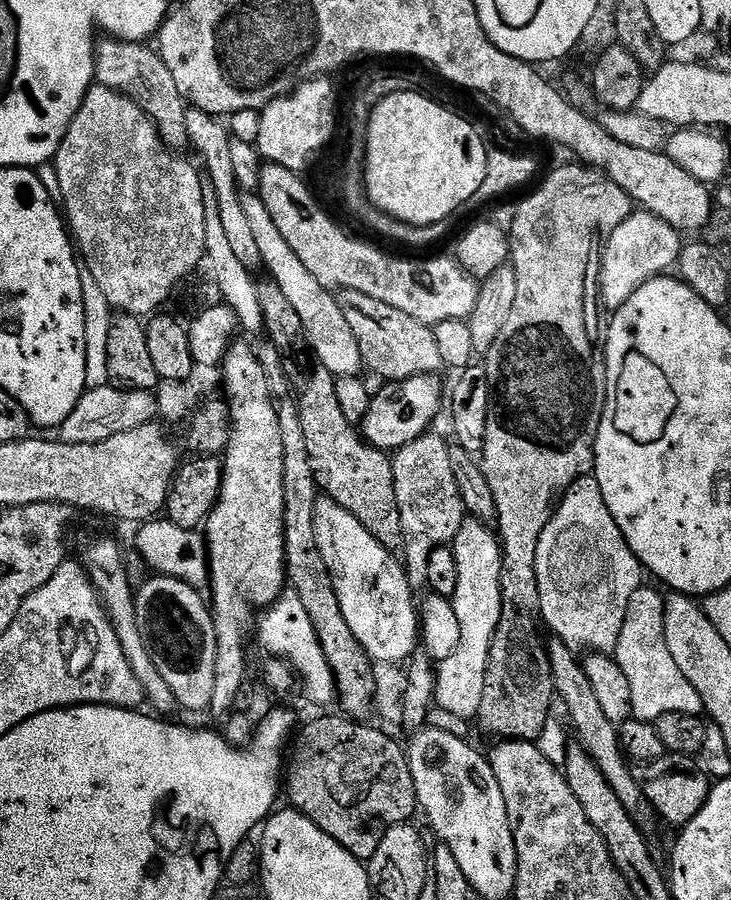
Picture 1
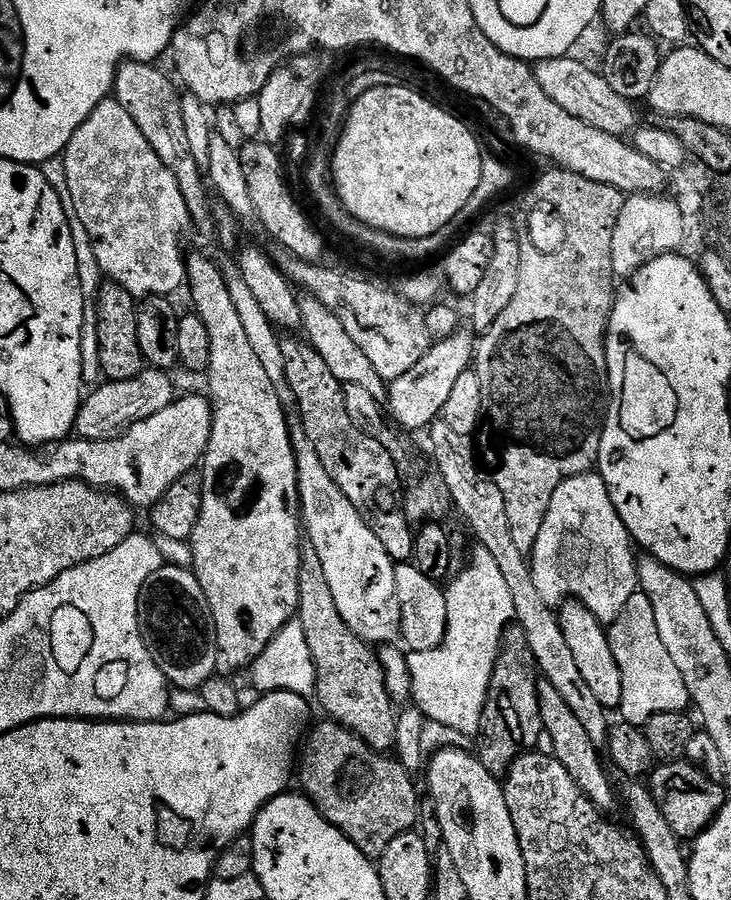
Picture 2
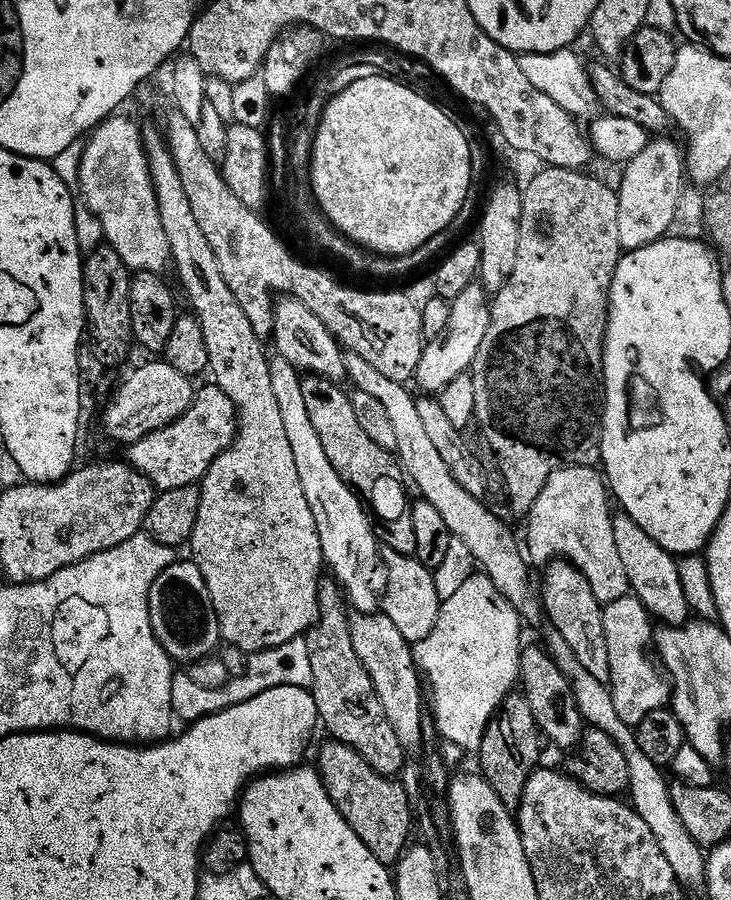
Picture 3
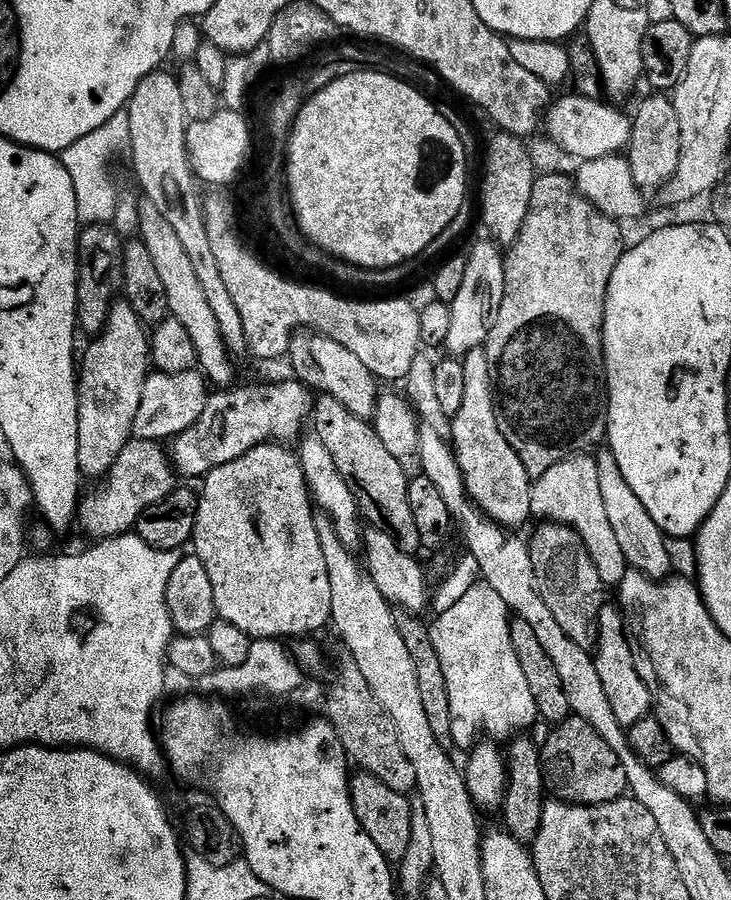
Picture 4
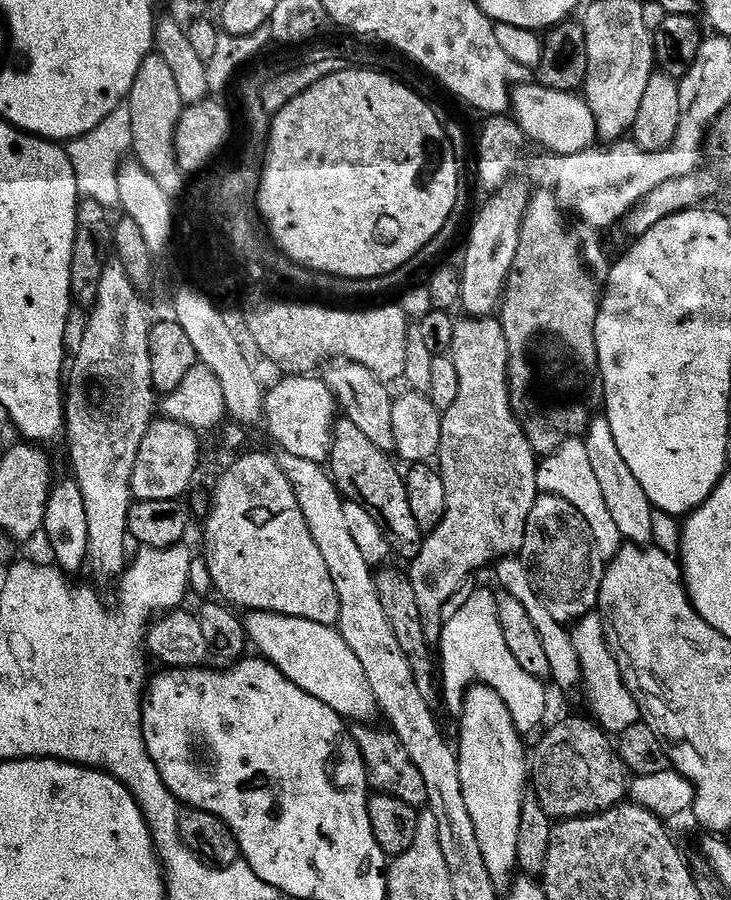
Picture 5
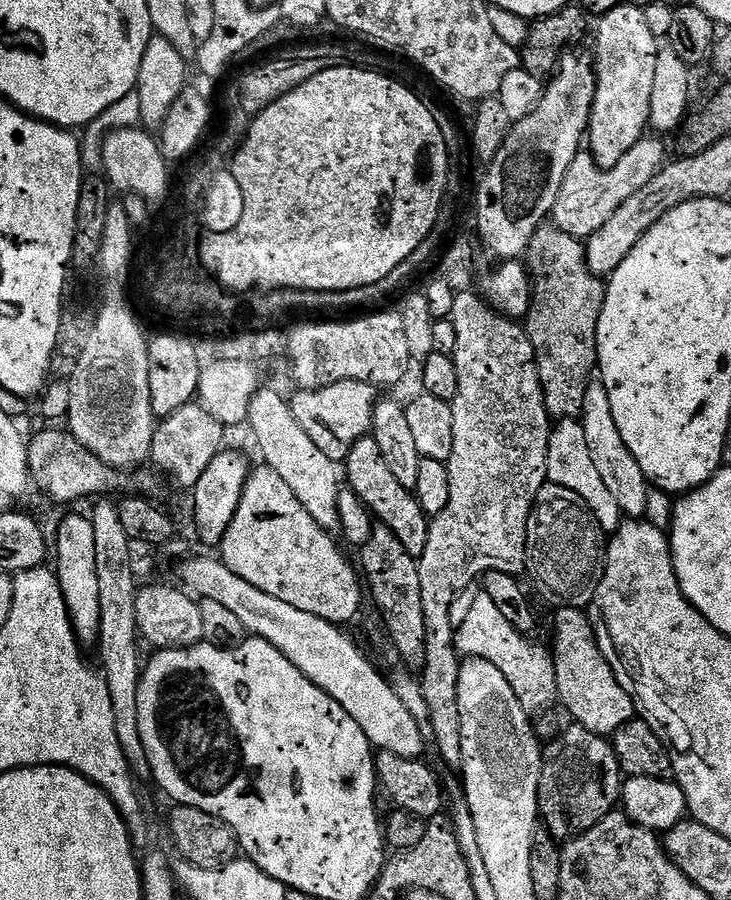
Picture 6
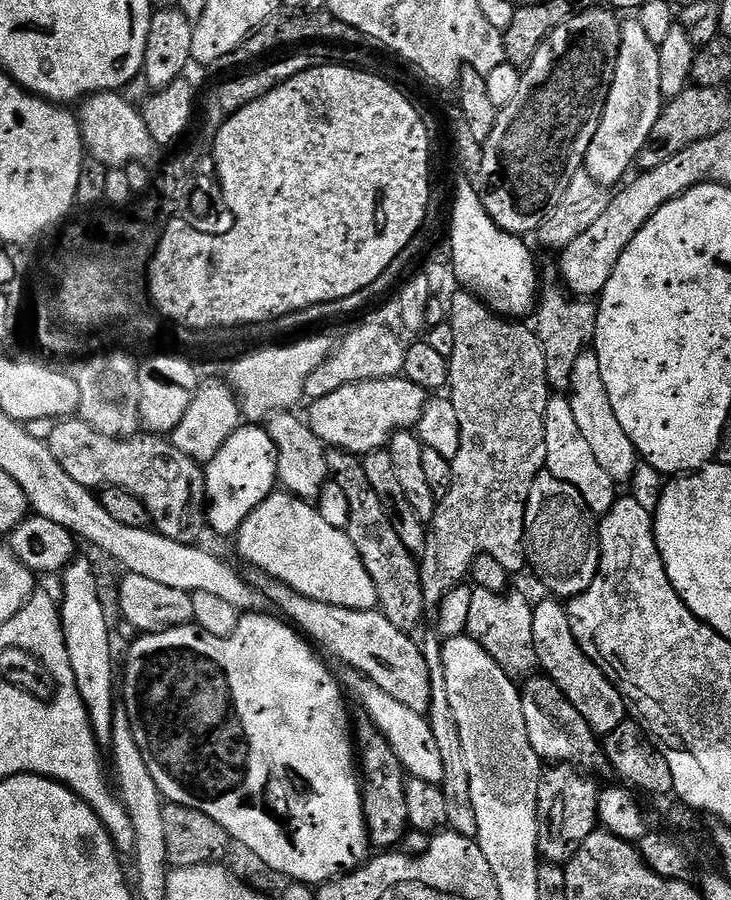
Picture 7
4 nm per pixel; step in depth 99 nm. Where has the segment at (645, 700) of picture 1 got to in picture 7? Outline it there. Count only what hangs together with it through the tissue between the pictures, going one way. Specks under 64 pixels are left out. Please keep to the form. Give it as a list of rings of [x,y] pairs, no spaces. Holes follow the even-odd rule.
[[[547,598],[532,609],[534,622],[534,650],[543,675],[555,682],[562,694],[570,698],[574,710],[586,718],[592,731],[597,734],[612,732],[626,718],[626,701],[624,696],[609,682],[606,674],[586,658],[582,646],[574,638],[574,630],[570,630],[570,618],[567,607],[559,599]]]

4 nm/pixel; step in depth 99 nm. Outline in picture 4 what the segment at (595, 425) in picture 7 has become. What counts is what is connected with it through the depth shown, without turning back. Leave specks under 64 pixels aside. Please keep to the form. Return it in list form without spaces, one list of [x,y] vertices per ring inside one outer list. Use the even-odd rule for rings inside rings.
[[[610,450],[601,451],[595,457],[595,461],[598,470],[598,486],[602,486],[602,502],[606,505],[606,518],[610,518],[610,530],[614,530],[614,534],[618,538],[618,546],[622,546],[622,554],[626,554],[629,569],[638,571],[655,582],[669,579],[673,575],[673,570],[670,566],[668,540],[663,530],[650,518],[646,506],[642,506],[642,502],[638,502],[638,496],[634,494],[634,490],[630,490],[626,478],[622,478],[622,470],[618,470],[618,462],[614,458],[614,454]]]

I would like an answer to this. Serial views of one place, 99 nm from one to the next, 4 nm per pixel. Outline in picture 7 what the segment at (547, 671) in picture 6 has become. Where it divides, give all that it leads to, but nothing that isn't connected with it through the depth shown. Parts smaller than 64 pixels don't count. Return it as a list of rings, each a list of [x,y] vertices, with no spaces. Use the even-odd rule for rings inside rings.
[[[476,588],[470,598],[470,618],[466,632],[508,671],[509,676],[524,678],[535,673],[538,668],[534,650],[533,605],[528,604],[524,596],[508,595]]]

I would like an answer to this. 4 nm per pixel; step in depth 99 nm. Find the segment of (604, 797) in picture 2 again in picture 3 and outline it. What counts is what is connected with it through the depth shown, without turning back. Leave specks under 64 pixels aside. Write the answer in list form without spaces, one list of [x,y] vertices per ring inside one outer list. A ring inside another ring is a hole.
[[[525,647],[521,651],[519,683],[522,685],[522,695],[526,702],[530,702],[530,714],[534,714],[534,722],[540,727],[541,737],[547,743],[549,740],[556,748],[579,749],[586,725],[578,710],[572,683],[566,678],[566,674],[562,674],[556,661],[543,647]]]

